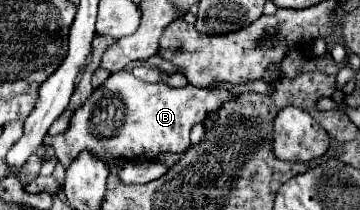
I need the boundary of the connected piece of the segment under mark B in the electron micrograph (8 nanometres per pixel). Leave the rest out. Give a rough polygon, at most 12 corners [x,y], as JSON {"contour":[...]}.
{"contour":[[112,73],[44,139],[68,167],[190,147],[236,93]]}

